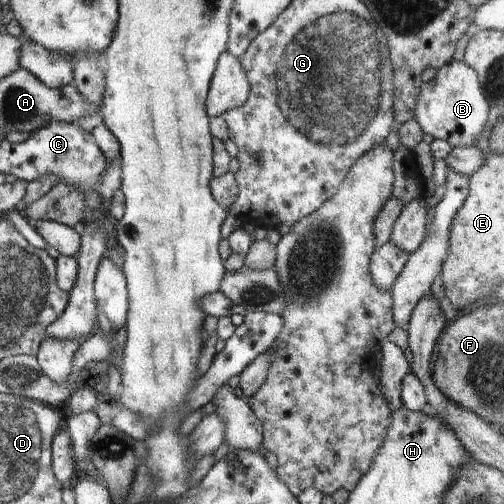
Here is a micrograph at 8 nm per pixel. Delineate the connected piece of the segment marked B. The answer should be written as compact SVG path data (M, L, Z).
M452 59L436 70L432 80L421 84L414 120L426 134L445 140L450 146L476 146L479 137L486 132L490 107L476 71L464 61Z

